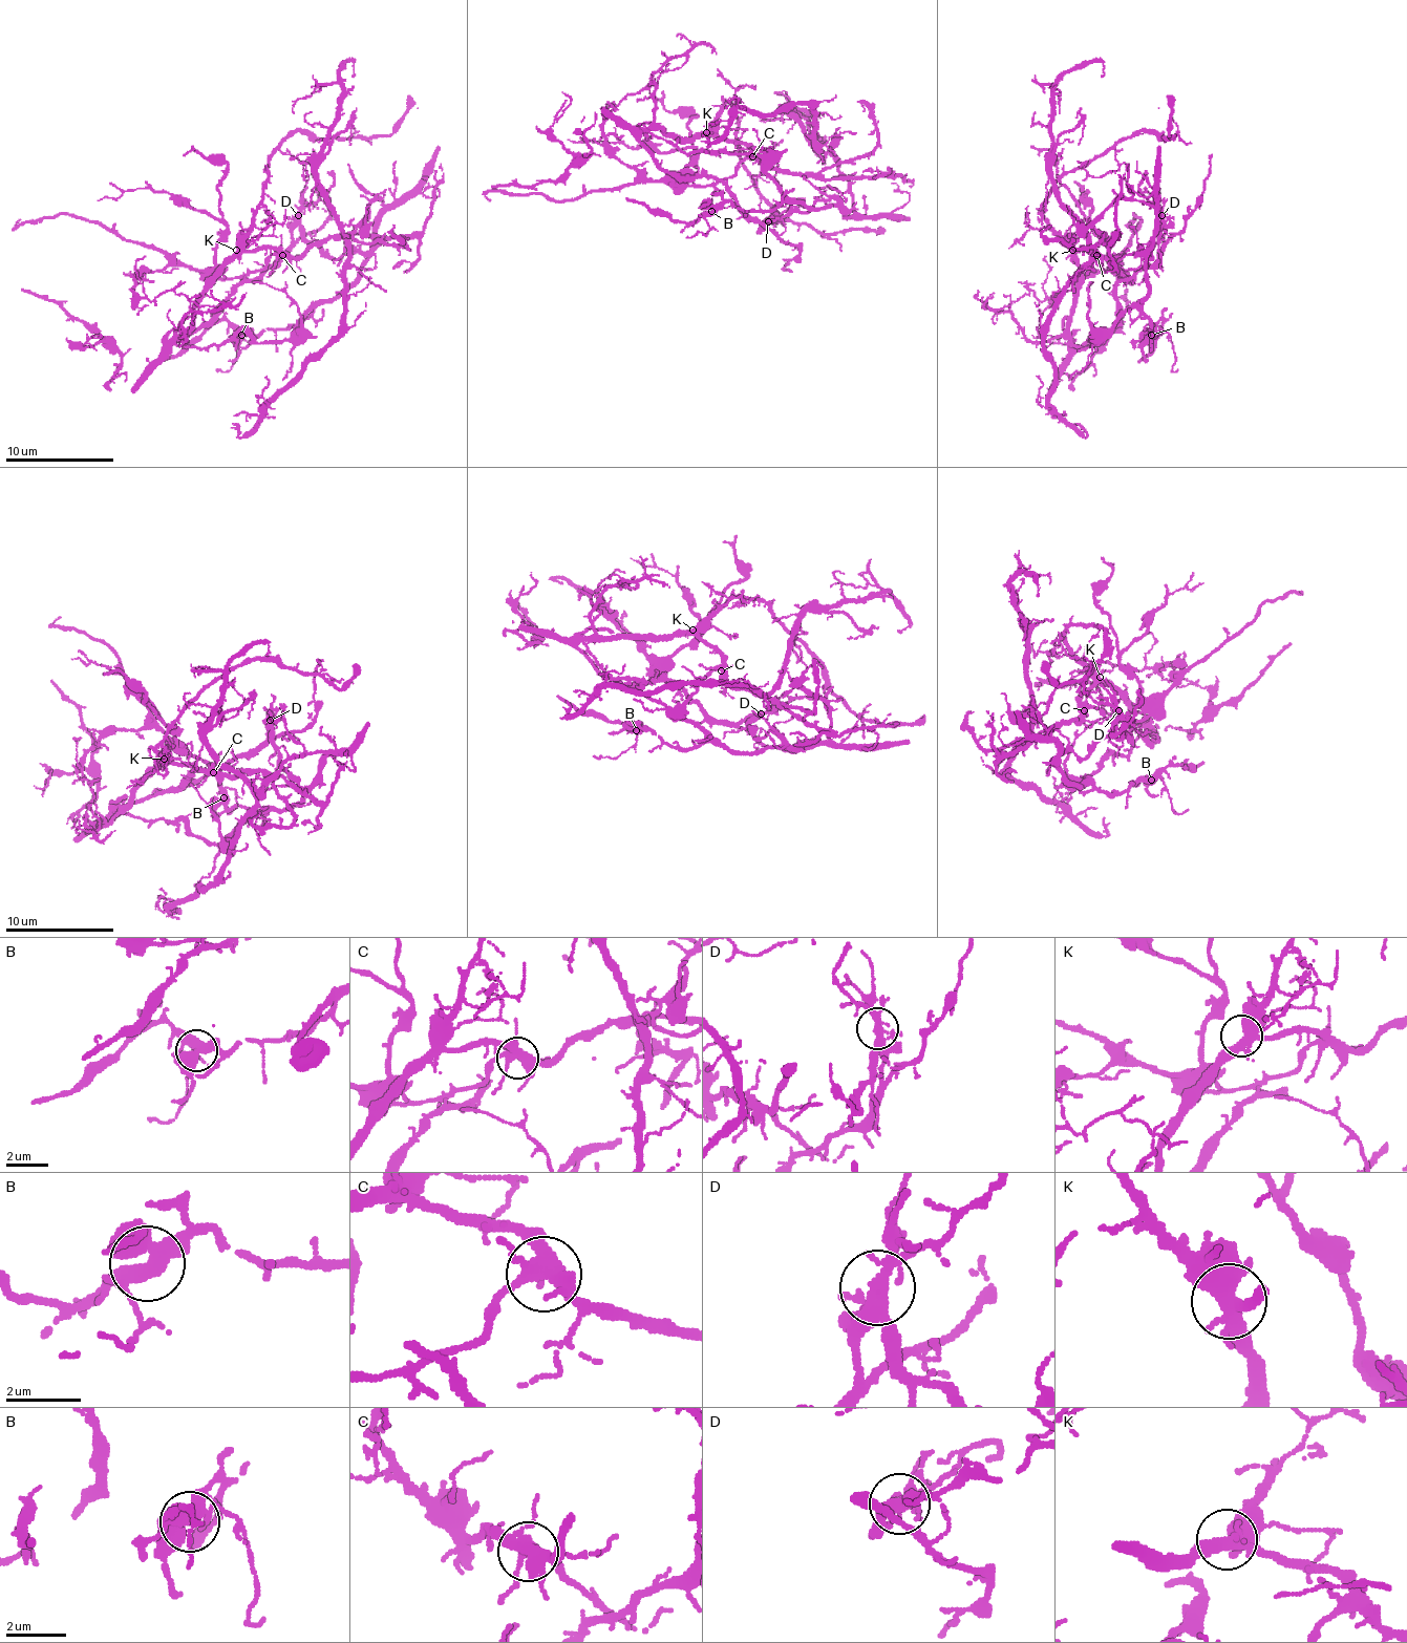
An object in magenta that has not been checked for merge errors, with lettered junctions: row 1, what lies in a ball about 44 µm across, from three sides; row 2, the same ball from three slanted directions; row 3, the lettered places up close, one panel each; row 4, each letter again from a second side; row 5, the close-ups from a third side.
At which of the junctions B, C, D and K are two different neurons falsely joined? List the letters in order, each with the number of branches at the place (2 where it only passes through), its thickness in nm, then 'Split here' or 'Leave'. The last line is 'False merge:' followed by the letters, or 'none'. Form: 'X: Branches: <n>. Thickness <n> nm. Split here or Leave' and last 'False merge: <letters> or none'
B: Branches: 5. Thickness 440 nm. Leave
C: Branches: 6. Thickness 440 nm. Leave
D: Branches: 5. Thickness 320 nm. Split here
K: Branches: 3. Thickness 420 nm. Leave
False merge: D

